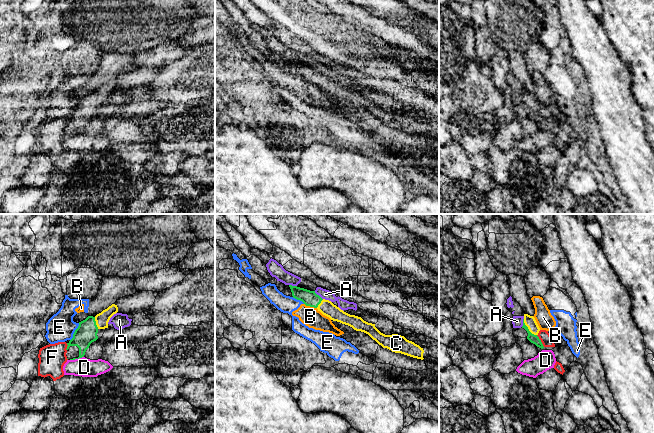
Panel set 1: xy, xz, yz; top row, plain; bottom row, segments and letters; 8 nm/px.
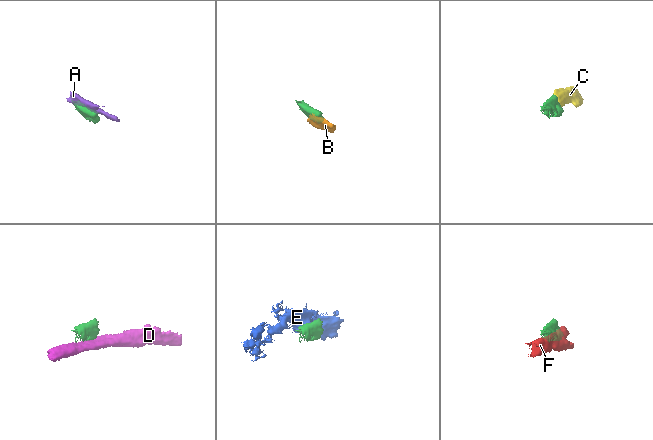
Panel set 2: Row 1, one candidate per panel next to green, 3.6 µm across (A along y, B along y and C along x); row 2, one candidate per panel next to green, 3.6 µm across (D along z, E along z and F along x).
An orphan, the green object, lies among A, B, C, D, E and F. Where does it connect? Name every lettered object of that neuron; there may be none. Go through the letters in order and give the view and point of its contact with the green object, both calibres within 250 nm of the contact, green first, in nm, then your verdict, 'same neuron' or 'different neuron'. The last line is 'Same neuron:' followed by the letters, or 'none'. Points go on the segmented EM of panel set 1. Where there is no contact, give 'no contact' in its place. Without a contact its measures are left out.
A: xz (318, 295) | 120/80 nm | different neuron
B: xz (310, 306) | 120/160 nm | different neuron
C: yz (527, 328) | 70/90 nm | same neuron
D: xy (76, 358) | 170/150 nm | different neuron
E: xy (74, 332) | 170/220 nm | different neuron
F: yz (540, 341) | 70/90 nm | different neuron
Same neuron: C

